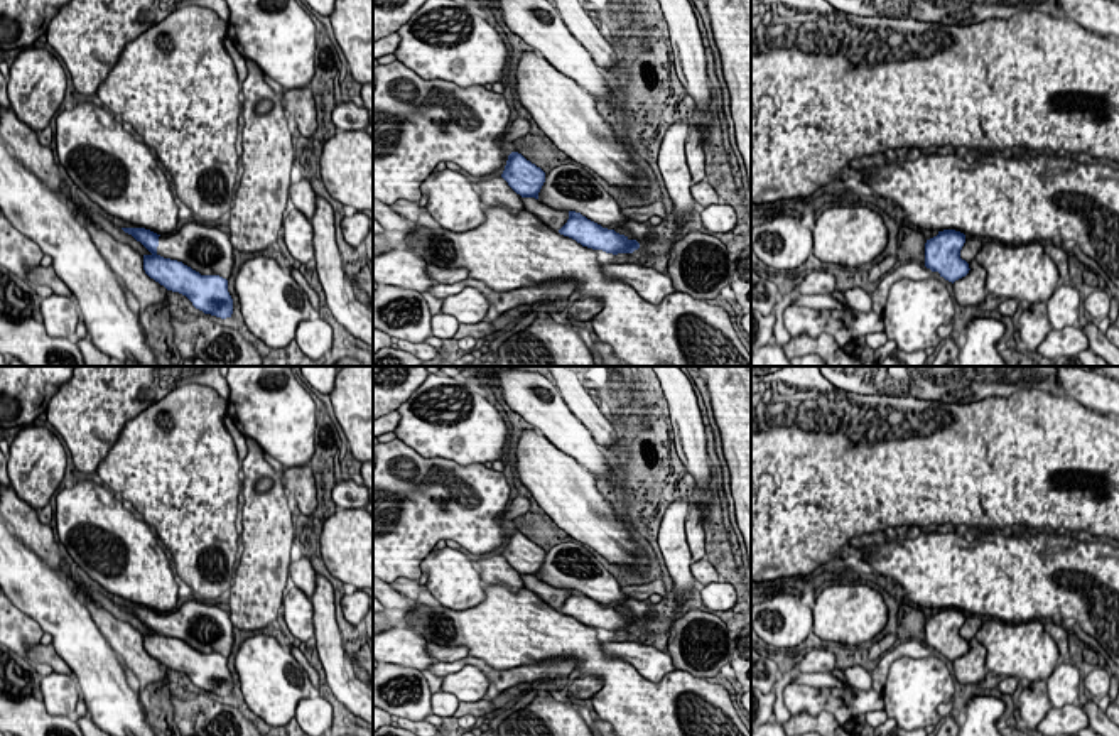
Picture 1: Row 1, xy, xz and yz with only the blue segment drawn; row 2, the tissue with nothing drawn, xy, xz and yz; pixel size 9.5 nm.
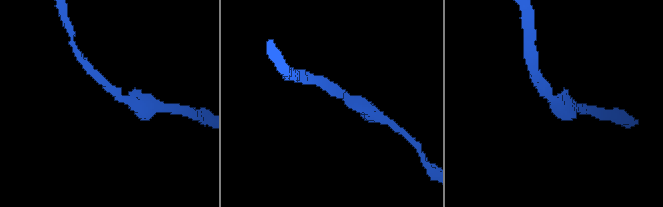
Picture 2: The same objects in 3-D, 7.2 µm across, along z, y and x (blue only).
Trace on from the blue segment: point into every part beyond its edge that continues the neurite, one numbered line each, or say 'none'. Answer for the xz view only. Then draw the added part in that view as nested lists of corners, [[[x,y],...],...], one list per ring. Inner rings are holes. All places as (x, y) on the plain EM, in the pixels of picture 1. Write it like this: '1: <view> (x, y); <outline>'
1: xz (567, 566); [[[581,542],[557,544],[547,550],[538,579],[555,589],[581,591],[601,604],[618,603],[640,623],[657,625],[662,620],[660,606],[650,599],[624,596],[618,581]]]

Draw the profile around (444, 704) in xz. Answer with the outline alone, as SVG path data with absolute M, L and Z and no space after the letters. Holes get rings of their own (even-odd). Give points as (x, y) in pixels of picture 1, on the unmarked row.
M439 690L432 692L430 706L432 714L439 717L452 717L459 706L459 699L454 694Z

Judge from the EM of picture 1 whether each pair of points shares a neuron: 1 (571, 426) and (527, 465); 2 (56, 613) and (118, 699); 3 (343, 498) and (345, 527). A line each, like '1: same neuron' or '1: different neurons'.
1: different neurons
2: same neuron
3: different neurons

